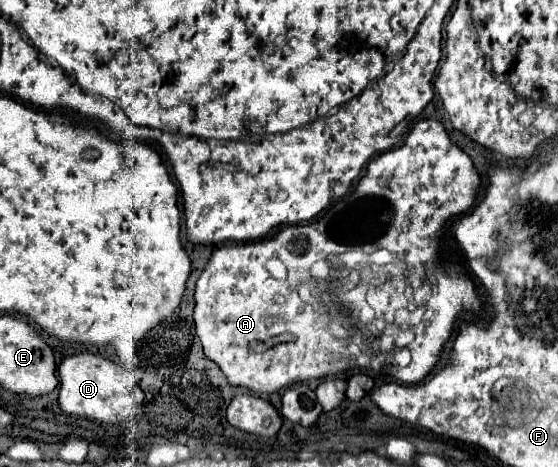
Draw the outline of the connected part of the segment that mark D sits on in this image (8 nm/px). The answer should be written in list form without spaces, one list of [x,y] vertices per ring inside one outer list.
[[[94,354],[68,356],[58,368],[58,378],[60,378],[58,402],[66,414],[114,424],[133,419],[140,411],[144,400],[144,392],[130,370]]]

